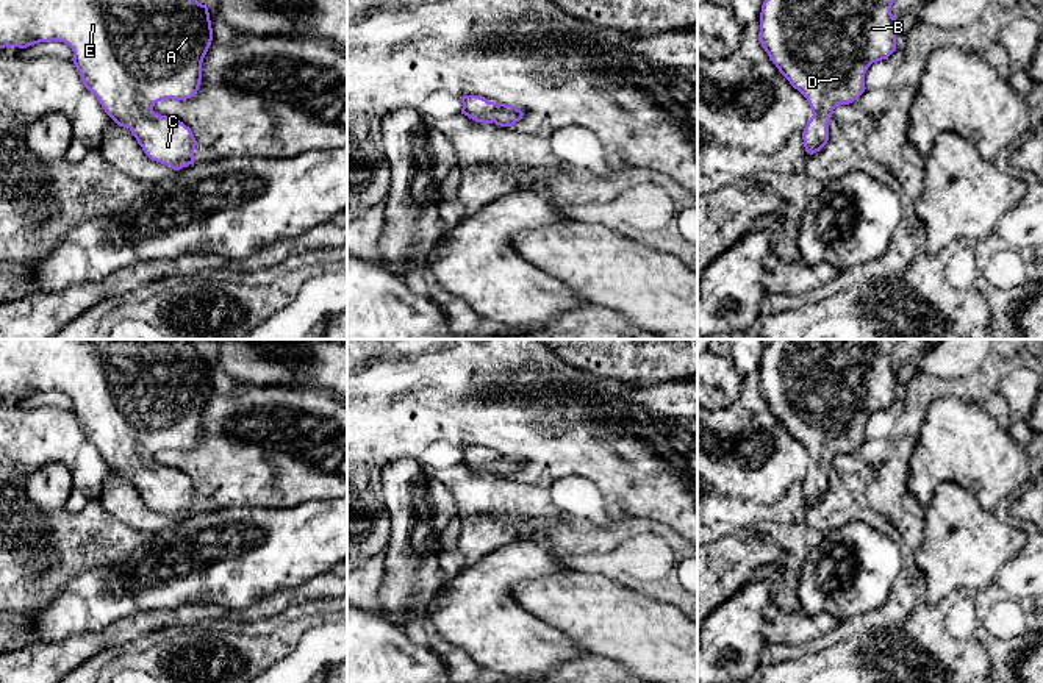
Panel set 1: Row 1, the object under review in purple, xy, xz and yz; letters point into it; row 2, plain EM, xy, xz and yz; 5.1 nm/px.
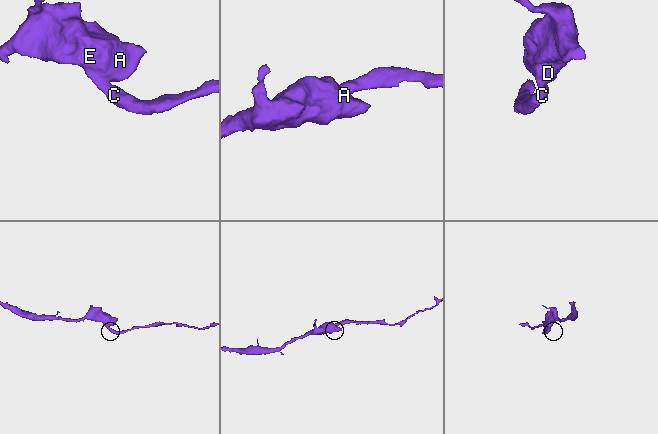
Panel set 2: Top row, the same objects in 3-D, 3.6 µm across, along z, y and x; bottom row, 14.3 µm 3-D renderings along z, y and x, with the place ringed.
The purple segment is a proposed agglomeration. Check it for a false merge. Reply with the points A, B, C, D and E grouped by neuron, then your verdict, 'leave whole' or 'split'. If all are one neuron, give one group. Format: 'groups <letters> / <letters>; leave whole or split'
groups A B C D E; leave whole

